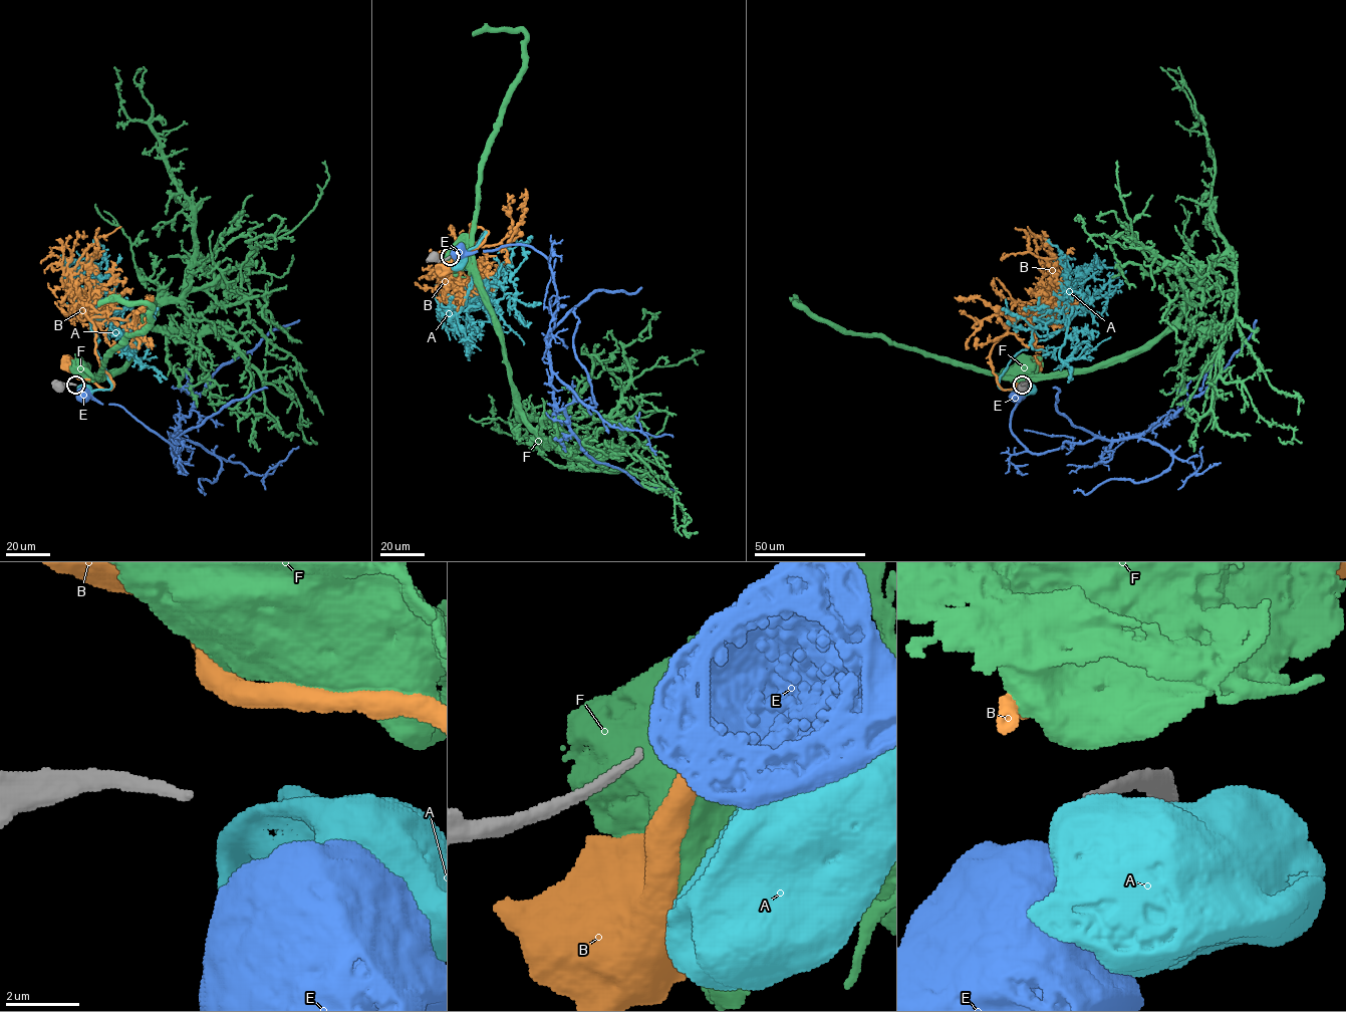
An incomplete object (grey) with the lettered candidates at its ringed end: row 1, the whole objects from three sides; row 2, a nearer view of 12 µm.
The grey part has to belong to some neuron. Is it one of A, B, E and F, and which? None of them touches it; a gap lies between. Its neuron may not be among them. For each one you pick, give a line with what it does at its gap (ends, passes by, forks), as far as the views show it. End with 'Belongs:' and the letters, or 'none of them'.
Belongs: none of them

